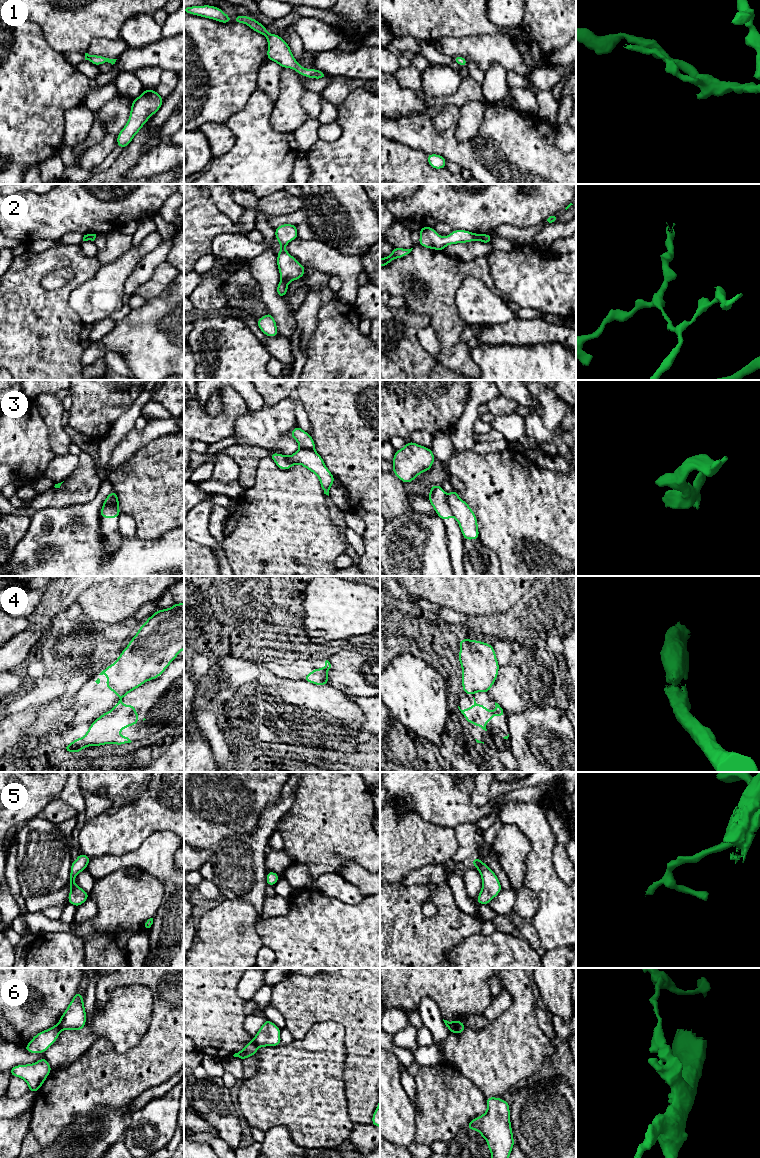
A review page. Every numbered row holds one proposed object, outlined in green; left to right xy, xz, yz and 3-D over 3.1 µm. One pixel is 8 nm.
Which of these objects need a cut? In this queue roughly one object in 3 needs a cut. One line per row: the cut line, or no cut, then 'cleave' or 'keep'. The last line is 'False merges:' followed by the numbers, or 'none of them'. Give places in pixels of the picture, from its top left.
1: cut none; keep
2: cut xz (281, 279), (287, 283); cleave
3: cut yz (446, 495), (453, 515); cleave
4: cut xy (129, 691), (122, 695); cleave
5: cut none; keep
6: cut yz (459, 1021), (450, 1031); cleave
False merges: 2, 3, 4, 6

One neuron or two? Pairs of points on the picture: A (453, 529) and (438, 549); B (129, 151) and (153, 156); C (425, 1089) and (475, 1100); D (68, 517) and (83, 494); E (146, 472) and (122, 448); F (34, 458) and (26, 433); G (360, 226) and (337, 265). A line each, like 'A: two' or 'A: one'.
A: two
B: two
C: one
D: two
E: two
F: one
G: two

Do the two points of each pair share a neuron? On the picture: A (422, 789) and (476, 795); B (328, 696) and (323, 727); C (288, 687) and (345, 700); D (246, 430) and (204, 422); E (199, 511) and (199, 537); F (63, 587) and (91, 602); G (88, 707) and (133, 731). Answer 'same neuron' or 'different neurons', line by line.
A: different neurons
B: same neuron
C: same neuron
D: different neurons
E: same neuron
F: different neurons
G: different neurons

